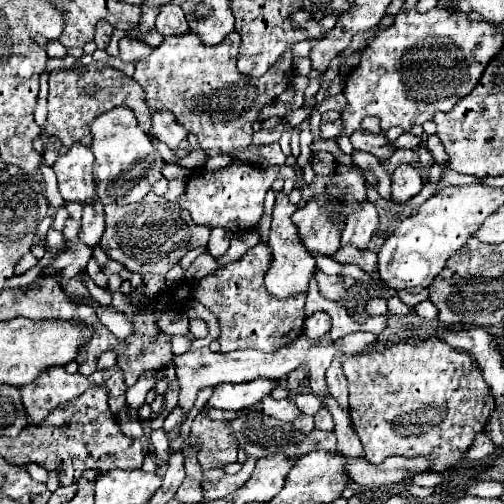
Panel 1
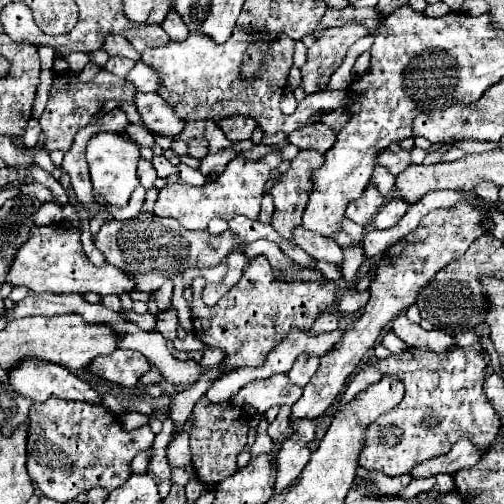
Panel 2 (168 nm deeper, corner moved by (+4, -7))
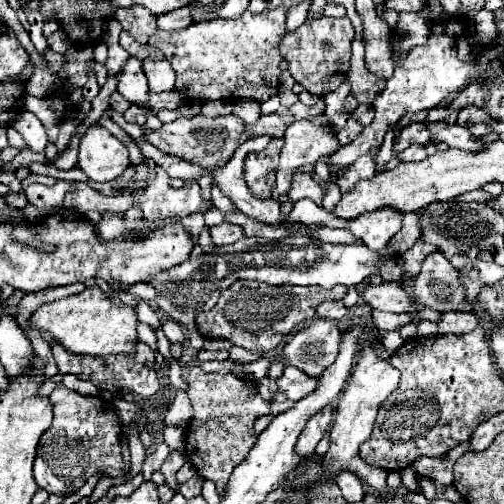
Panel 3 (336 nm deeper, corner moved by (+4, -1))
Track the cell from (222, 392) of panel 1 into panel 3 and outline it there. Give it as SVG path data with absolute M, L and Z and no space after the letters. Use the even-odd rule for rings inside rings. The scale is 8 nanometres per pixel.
M285 366L285 372L275 382L277 382L279 390L283 394L287 394L287 398L293 402L305 398L307 394L311 394L315 390L315 378L303 374L301 370L295 370L295 366Z

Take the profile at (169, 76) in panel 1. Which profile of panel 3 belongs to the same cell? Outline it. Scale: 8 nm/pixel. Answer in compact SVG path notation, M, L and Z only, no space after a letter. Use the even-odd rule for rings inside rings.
M275 8L261 14L245 12L239 20L195 22L181 32L159 32L149 40L171 62L177 80L175 90L189 100L247 98L265 102L279 92L281 54L279 42L285 32L285 10Z

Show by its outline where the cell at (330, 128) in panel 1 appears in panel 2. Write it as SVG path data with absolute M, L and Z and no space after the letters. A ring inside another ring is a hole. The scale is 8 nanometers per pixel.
M323 122L307 125L289 136L290 143L299 146L299 149L313 149L321 154L325 154L335 140L337 134Z

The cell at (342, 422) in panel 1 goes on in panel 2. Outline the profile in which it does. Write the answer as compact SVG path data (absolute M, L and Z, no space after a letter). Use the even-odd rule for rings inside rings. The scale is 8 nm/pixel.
M359 468L359 476L371 476L371 480L375 480L375 492L381 492L385 496L395 494L399 490L403 490L413 478L411 474L403 474L403 476L387 476L387 474L375 474L375 472L367 472L363 468Z

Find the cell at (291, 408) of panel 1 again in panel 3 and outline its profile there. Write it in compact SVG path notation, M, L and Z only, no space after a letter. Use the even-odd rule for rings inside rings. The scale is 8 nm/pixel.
M325 406L319 414L311 416L307 426L303 428L297 444L295 444L295 452L303 458L309 458L313 452L315 452L315 446L317 442L325 436L327 432L327 426L331 422L331 416L333 416L333 406Z

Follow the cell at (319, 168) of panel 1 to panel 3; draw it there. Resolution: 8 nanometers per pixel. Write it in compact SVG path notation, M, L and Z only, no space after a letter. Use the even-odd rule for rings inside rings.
M325 116L315 120L293 122L285 130L285 146L281 150L281 160L277 168L277 192L289 194L293 174L309 164L317 162L321 156L333 154L341 144L329 128Z

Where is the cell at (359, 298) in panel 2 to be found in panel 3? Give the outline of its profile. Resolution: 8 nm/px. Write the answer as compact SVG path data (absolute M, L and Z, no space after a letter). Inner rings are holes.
M383 282L379 286L375 284L365 284L363 292L361 292L361 300L365 300L373 310L381 310L381 312L409 312L411 318L415 314L415 306L413 306L413 298L409 294L405 294L403 288L393 286L391 282Z

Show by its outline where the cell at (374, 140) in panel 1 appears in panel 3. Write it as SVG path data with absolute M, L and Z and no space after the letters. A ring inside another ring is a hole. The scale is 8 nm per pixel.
M409 146L407 150L399 152L397 158L399 158L401 162L421 162L423 158L427 158L427 152L425 152L423 146Z

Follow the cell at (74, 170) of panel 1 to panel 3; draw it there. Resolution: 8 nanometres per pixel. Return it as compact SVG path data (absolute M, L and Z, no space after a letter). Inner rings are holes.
M21 112L15 122L13 128L25 138L27 146L33 152L43 152L45 144L47 144L47 132L43 130L43 124L39 122L39 118L35 118L35 114L31 112Z

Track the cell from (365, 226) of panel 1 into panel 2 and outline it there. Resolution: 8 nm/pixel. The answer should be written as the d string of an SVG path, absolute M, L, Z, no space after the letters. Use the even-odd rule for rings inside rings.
M367 188L363 196L359 196L359 200L353 200L347 208L347 218L351 218L353 222L357 222L359 226L367 226L367 220L371 220L371 216L375 216L375 212L383 206L385 198L379 194L377 188Z

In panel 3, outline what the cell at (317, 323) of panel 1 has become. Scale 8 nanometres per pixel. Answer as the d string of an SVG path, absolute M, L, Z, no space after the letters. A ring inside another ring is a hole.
M337 300L337 302L323 302L317 308L317 316L319 318L327 318L327 320L341 320L345 314L347 314L347 310L345 310L341 300Z

